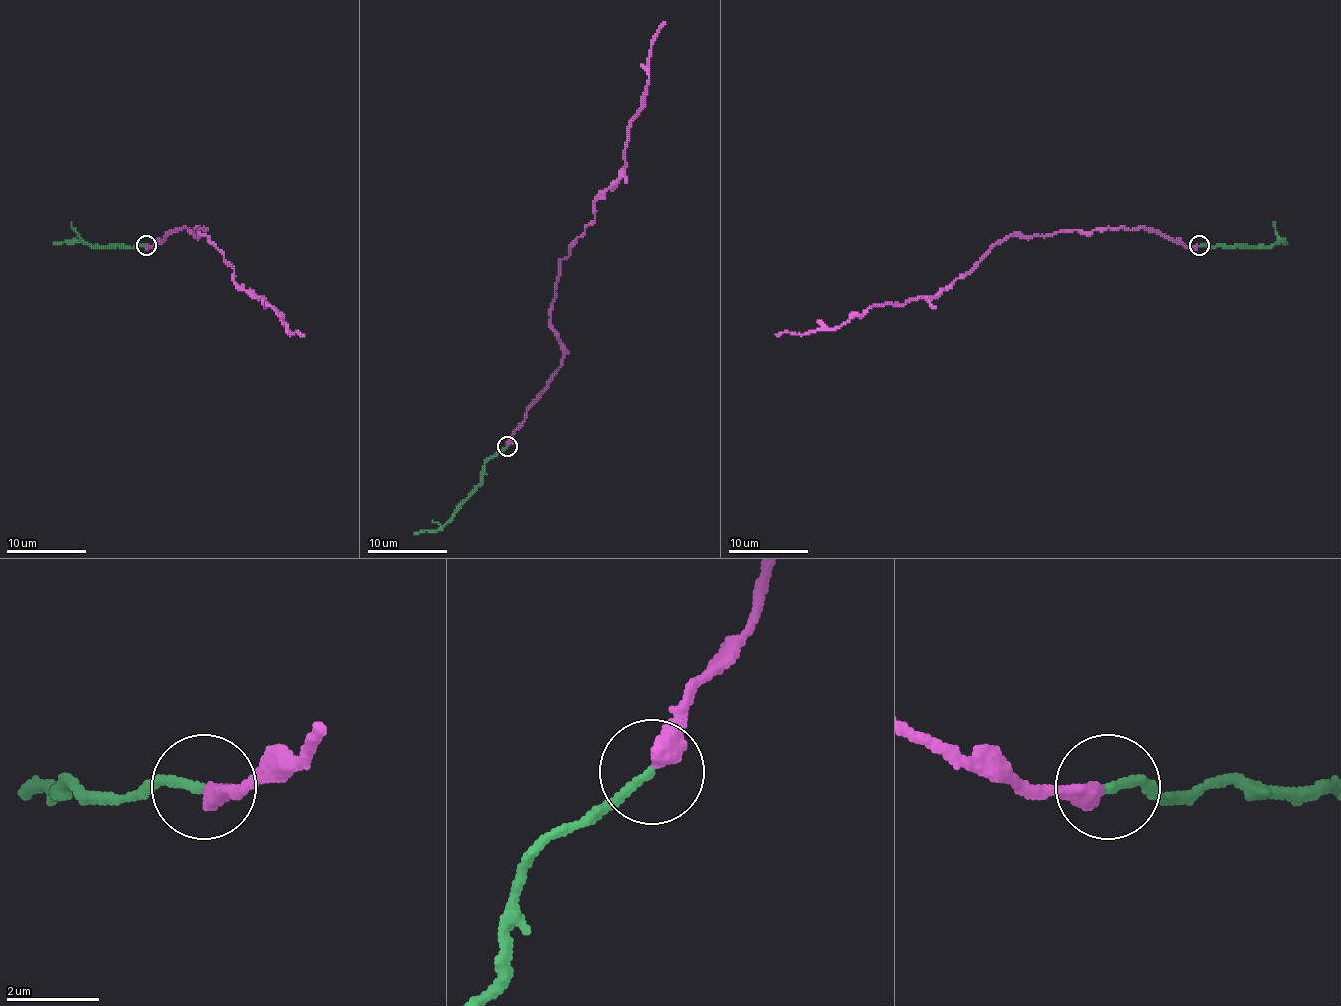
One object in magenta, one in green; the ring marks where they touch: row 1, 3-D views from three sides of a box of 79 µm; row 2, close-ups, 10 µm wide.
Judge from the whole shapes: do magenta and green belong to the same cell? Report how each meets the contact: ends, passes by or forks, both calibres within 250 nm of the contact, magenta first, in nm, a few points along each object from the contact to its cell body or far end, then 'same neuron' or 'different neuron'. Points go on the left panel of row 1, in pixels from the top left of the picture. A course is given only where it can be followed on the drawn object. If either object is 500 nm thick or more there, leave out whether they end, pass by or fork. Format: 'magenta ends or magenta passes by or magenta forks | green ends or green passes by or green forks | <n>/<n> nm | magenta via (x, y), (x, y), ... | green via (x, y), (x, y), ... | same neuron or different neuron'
magenta ends | green ends | 440/190 nm | magenta via (145, 246), (202, 228), (190, 230), (208, 238), (234, 280), (290, 334), (304, 334) | green via (145, 246), (89, 246), (79, 242), (53, 244) | same neuron

